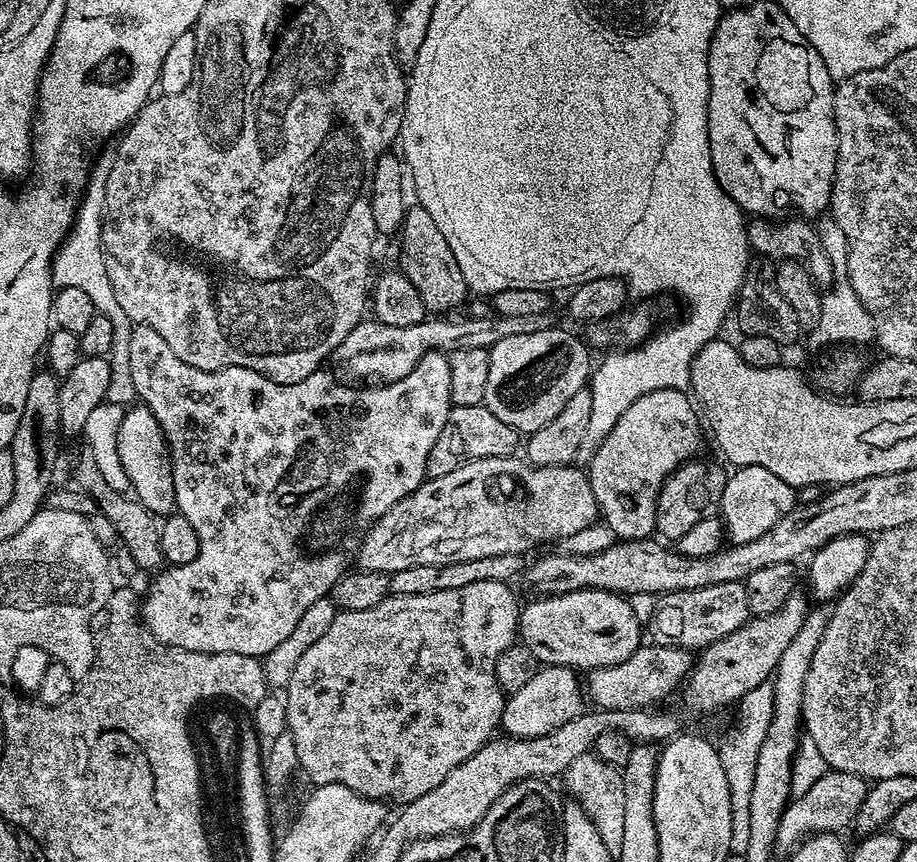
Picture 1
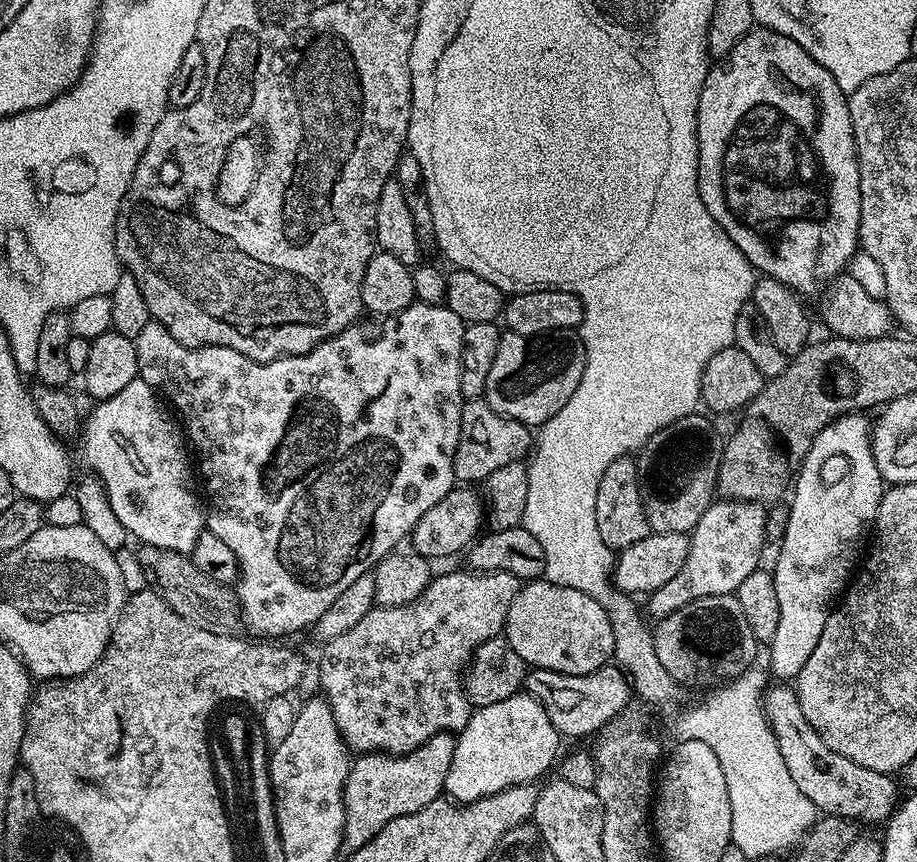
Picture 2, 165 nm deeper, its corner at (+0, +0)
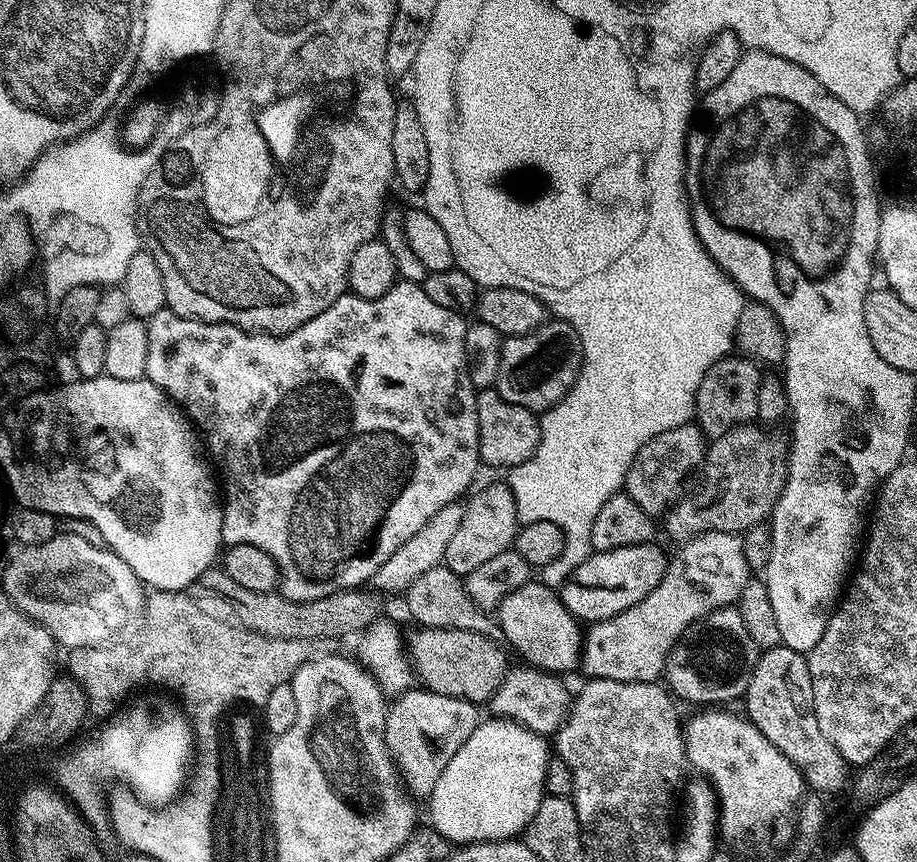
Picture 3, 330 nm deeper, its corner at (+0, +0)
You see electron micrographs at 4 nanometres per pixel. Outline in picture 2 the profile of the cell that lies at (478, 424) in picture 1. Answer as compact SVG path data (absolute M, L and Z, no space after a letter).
M465 400L458 450L452 459L457 481L464 486L476 486L487 480L490 474L494 474L494 470L510 466L510 462L523 461L534 444L533 433L528 432L531 432L529 425L498 414L487 400Z

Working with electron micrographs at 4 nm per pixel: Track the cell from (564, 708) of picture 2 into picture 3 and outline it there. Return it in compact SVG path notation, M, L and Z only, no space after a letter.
M531 666L509 667L502 686L493 694L490 701L491 715L501 720L508 720L534 730L538 735L548 738L559 732L568 716L570 692L564 689L559 675L542 672Z

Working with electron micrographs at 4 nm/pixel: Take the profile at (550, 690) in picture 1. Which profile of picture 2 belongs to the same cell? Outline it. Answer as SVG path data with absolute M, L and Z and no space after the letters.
M527 691L517 692L506 702L475 709L468 725L456 736L444 792L453 801L472 803L510 786L539 781L539 776L557 763L560 743L561 734L550 722L550 714Z

